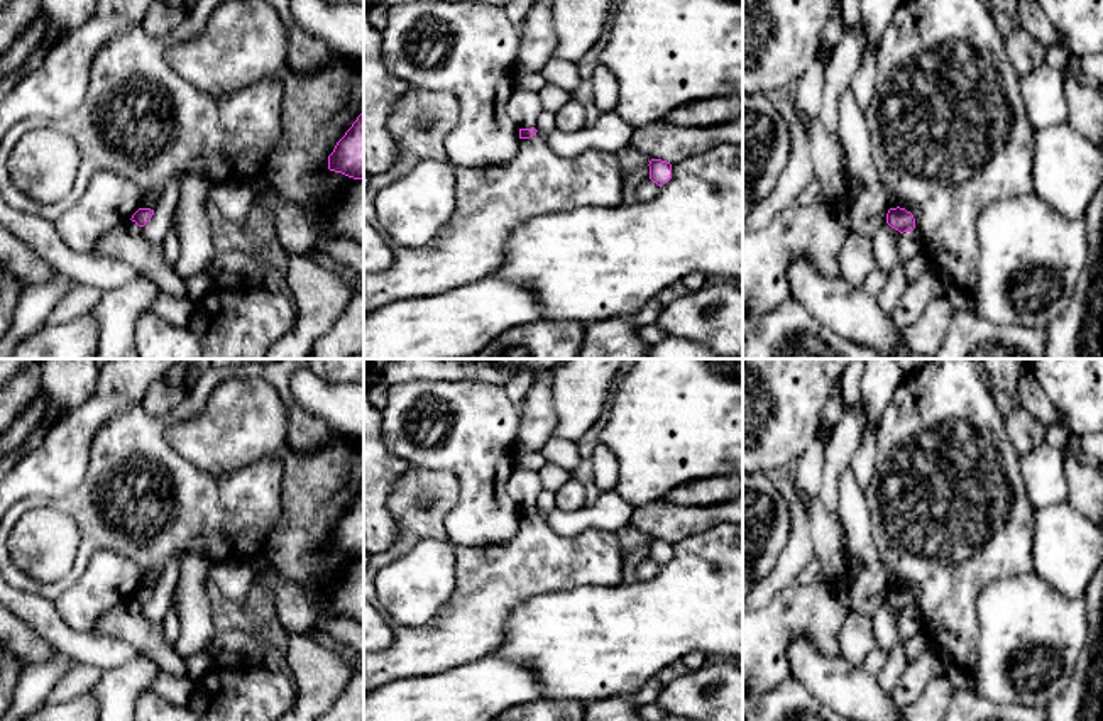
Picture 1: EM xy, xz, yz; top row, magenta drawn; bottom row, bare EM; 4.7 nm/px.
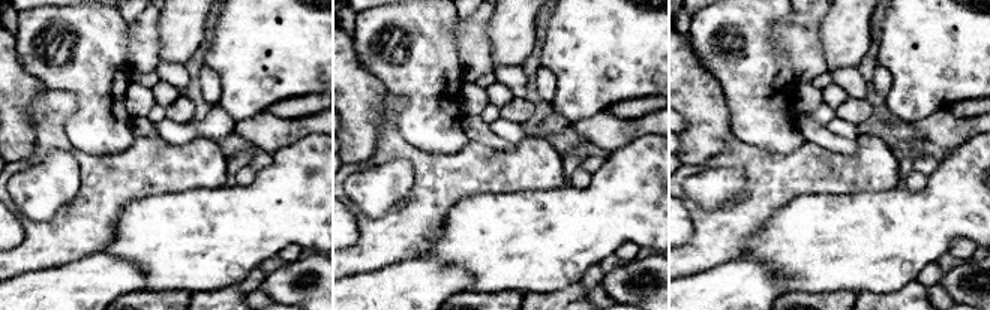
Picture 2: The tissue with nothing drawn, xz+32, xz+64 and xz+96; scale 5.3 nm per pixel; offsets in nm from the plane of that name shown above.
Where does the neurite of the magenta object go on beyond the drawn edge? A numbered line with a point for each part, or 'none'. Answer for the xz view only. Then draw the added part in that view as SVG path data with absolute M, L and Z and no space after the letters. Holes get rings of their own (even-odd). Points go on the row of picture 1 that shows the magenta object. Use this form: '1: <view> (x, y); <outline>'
none

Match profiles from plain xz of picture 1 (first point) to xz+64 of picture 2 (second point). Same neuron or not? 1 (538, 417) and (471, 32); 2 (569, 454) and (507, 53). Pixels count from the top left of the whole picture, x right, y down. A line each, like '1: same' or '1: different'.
1: same
2: different

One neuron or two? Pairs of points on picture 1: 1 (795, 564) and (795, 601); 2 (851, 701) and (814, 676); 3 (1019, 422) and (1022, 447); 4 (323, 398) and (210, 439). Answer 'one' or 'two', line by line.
1: two
2: one
3: one
4: two

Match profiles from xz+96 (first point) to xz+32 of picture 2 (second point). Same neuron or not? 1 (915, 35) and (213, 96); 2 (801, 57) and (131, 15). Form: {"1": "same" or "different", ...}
{"1": "different", "2": "different"}

